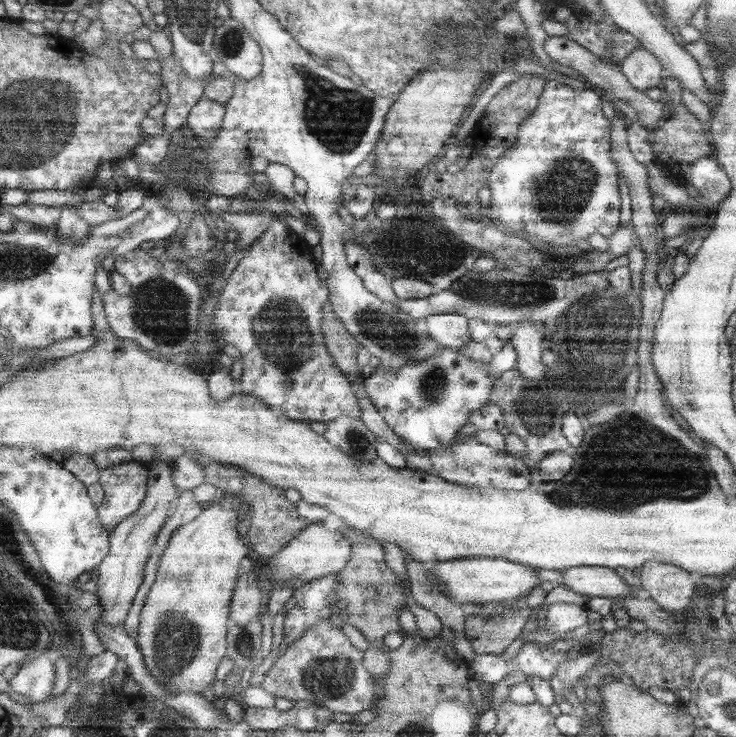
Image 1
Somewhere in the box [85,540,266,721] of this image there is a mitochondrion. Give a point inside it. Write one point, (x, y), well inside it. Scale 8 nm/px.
(177, 641)

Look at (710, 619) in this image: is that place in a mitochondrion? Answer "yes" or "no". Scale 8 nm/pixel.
yes

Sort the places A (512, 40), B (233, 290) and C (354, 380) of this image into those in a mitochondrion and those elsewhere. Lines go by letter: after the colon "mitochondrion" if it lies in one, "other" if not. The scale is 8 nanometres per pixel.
A: other
B: other
C: other

